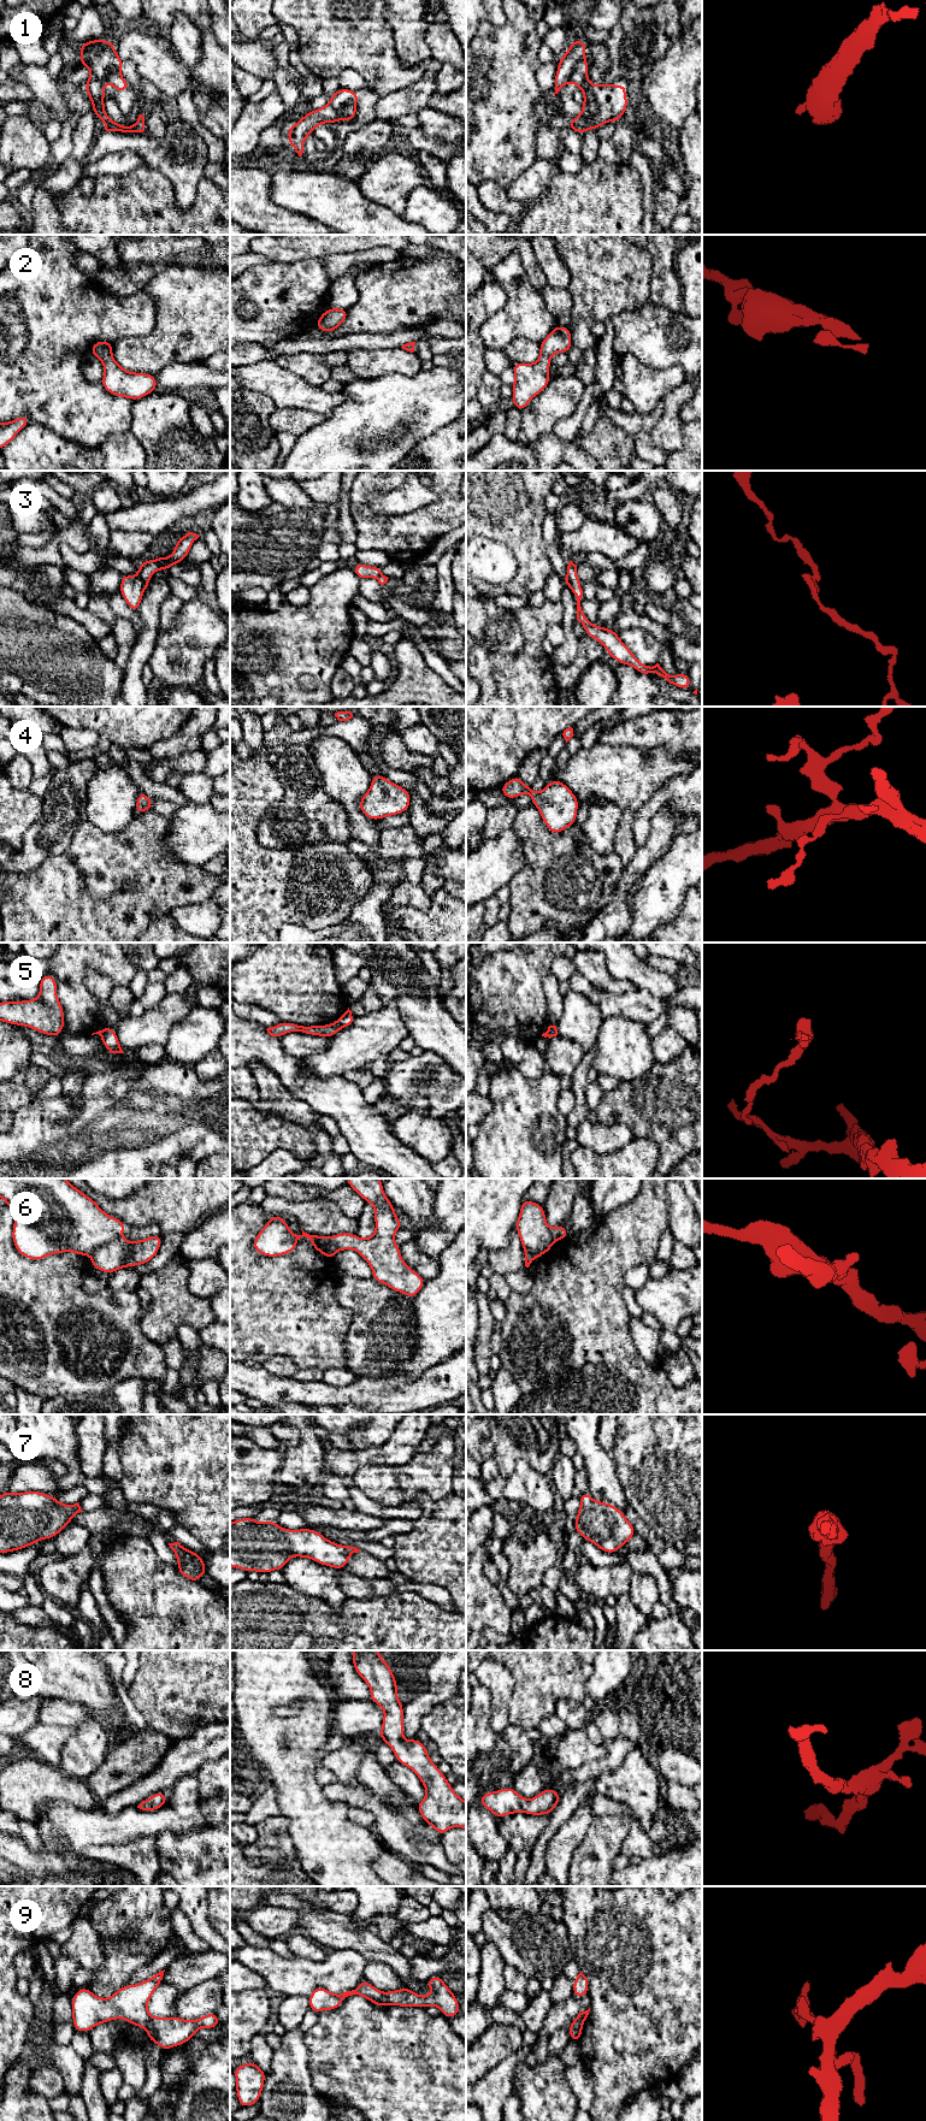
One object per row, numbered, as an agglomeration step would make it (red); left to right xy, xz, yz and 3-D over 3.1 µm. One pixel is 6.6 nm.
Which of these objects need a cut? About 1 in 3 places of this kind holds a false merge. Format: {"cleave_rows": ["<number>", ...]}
{"cleave_rows": ["3", "5", "6", "9"]}

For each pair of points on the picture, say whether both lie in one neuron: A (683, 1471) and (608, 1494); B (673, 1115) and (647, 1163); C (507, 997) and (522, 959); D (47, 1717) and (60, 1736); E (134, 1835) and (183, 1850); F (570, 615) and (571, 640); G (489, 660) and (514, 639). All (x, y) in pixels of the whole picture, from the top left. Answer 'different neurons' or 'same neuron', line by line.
A: different neurons
B: different neurons
C: same neuron
D: different neurons
E: different neurons
F: same neuron
G: different neurons

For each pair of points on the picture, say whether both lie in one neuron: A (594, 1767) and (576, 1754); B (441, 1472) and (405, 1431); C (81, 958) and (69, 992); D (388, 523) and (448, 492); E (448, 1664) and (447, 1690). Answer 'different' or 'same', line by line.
A: different
B: different
C: same
D: same
E: same

